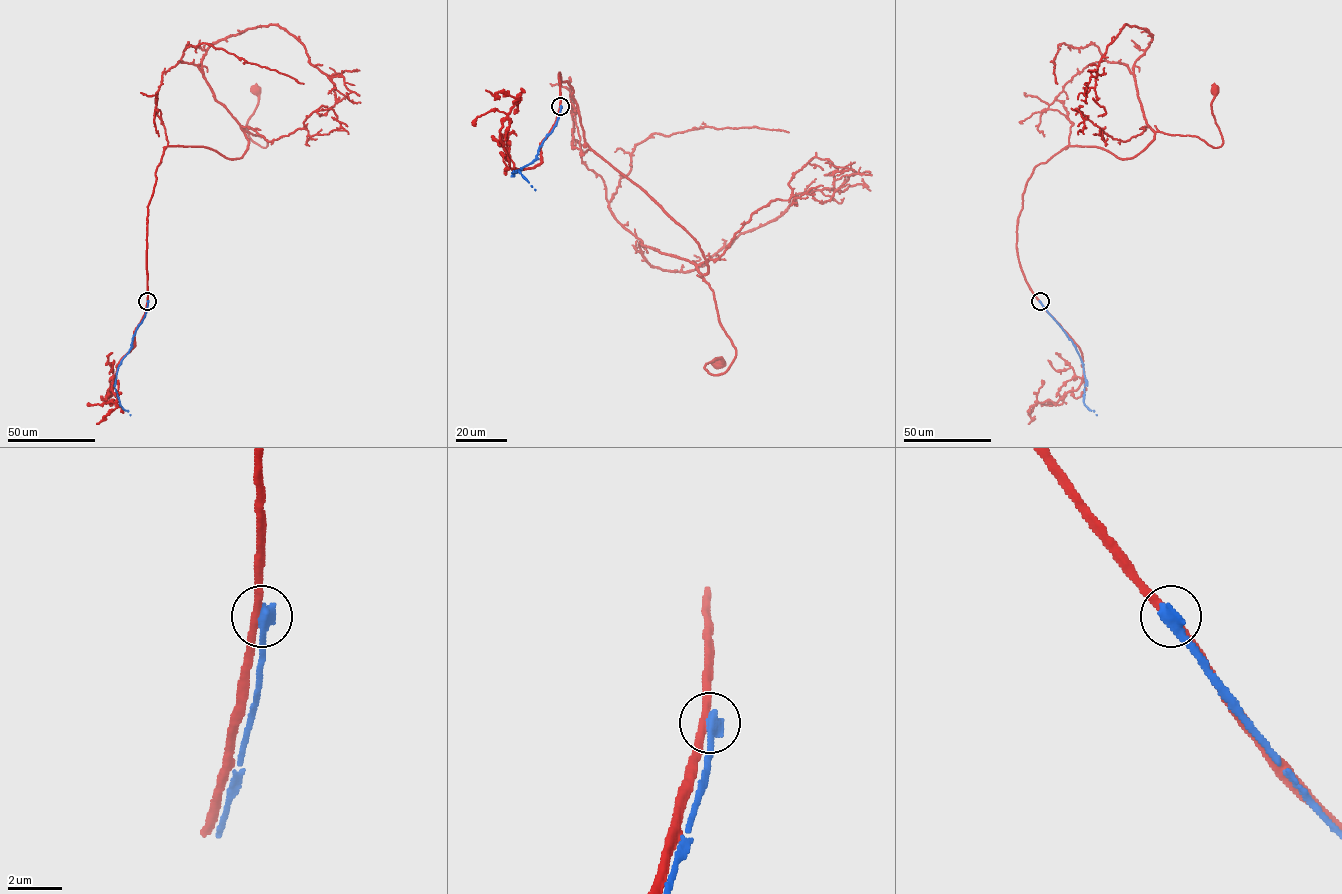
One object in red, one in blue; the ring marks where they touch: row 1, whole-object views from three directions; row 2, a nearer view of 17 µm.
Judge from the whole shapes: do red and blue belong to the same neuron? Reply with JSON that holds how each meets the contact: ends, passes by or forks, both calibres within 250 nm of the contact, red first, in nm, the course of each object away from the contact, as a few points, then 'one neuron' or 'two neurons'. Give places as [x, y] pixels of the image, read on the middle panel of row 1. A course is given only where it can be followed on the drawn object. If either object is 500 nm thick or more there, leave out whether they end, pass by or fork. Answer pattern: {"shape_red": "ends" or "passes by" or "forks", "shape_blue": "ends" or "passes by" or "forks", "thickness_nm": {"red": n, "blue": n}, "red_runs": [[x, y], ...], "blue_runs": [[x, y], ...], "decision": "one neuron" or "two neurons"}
{"thickness_nm": {"red": 280, "blue": 550}, "red_runs": [[560, 106], [559, 72], [585, 142], [695, 241], [735, 347], [728, 369], [704, 369], [719, 360]], "blue_runs": [[560, 106], [556, 125], [544, 139], [536, 158], [512, 172], [519, 171], [535, 190]], "decision": "two neurons"}

